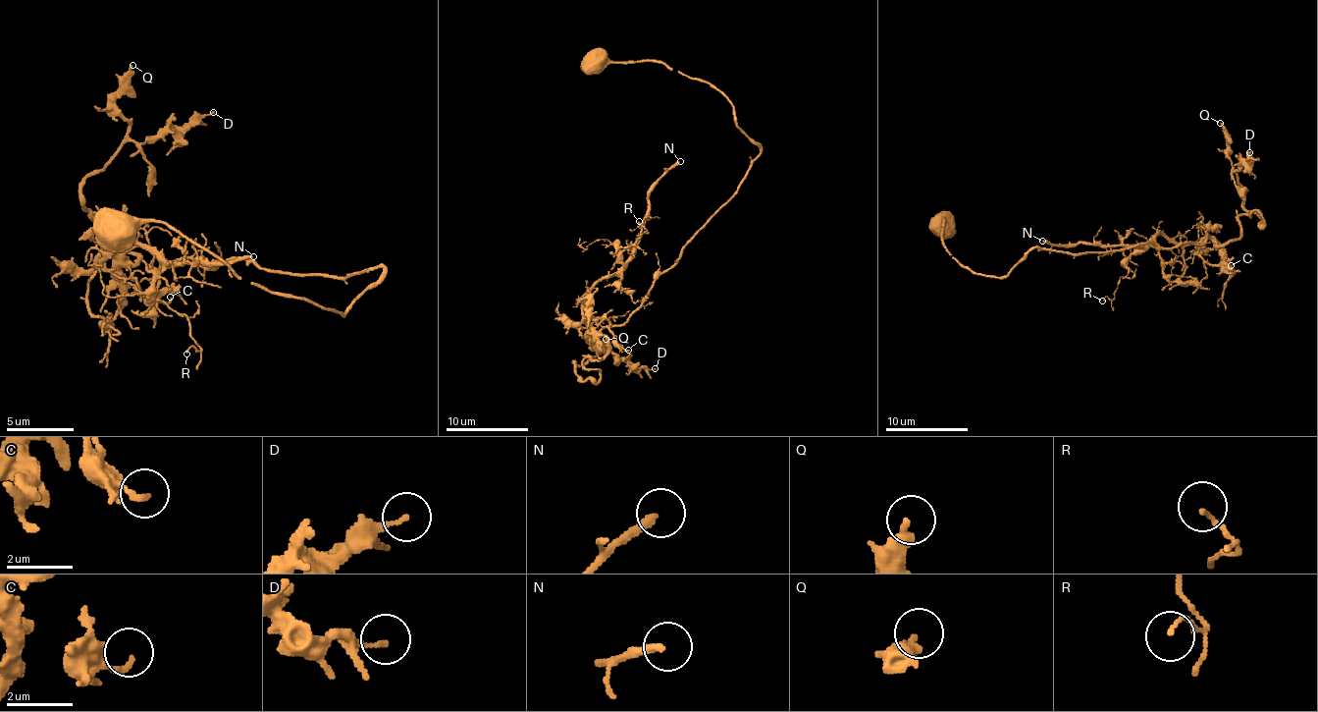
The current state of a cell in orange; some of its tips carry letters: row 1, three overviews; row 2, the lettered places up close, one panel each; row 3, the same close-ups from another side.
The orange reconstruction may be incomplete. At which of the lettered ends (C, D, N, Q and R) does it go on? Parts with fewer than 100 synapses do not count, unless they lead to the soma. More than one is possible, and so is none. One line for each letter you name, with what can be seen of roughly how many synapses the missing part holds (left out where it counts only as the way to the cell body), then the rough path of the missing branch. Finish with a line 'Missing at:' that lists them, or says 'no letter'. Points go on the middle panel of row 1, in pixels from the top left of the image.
Missing at: no letter

